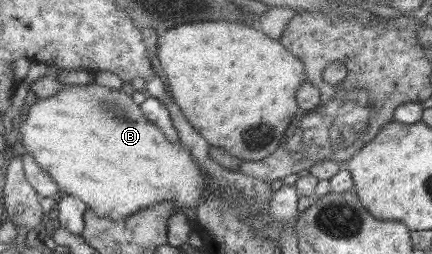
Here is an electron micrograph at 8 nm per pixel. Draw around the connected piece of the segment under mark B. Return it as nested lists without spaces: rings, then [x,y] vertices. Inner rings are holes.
[[[95,82],[64,85],[49,98],[37,98],[23,116],[18,123],[17,137],[21,138],[25,152],[31,154],[39,168],[55,182],[58,196],[79,198],[87,210],[100,218],[123,220],[155,202],[169,202],[173,212],[185,214],[188,210],[195,211],[203,194],[207,194],[205,174],[199,171],[187,148],[167,141],[161,130],[143,116],[131,96],[120,89],[109,89]]]

